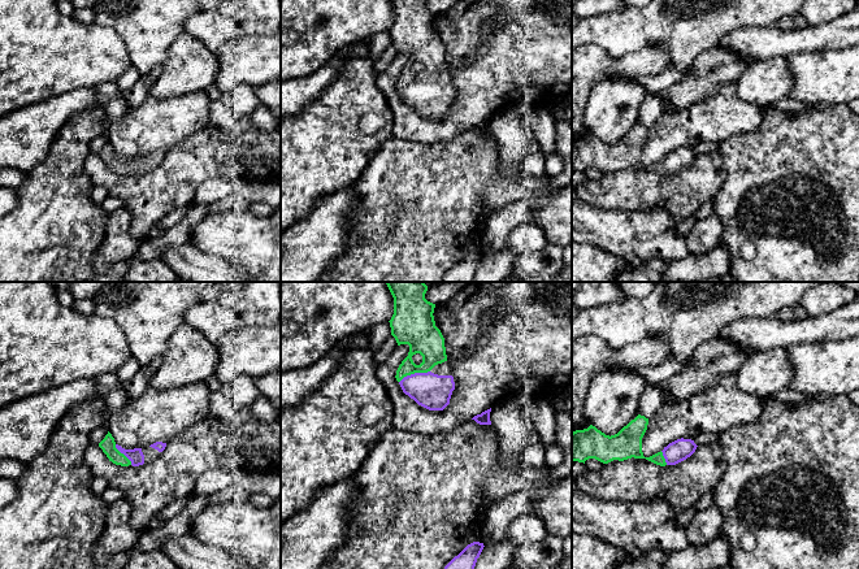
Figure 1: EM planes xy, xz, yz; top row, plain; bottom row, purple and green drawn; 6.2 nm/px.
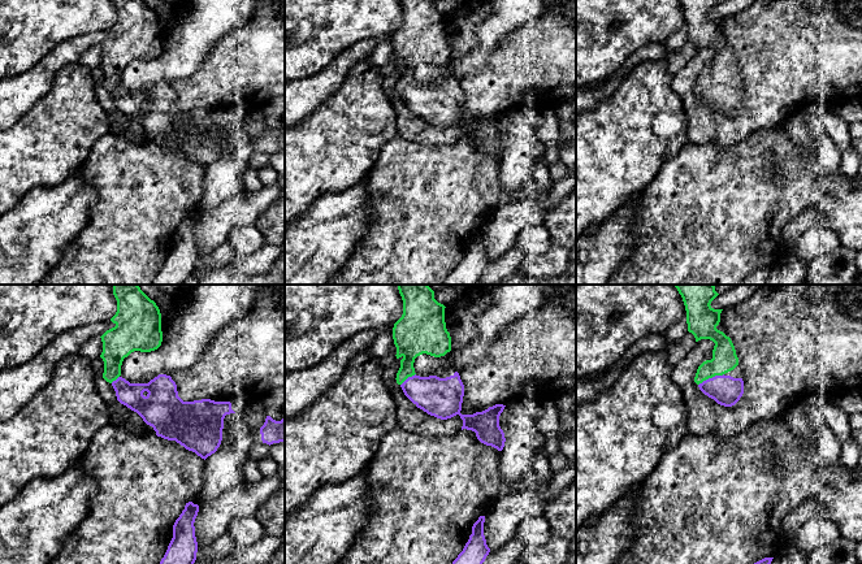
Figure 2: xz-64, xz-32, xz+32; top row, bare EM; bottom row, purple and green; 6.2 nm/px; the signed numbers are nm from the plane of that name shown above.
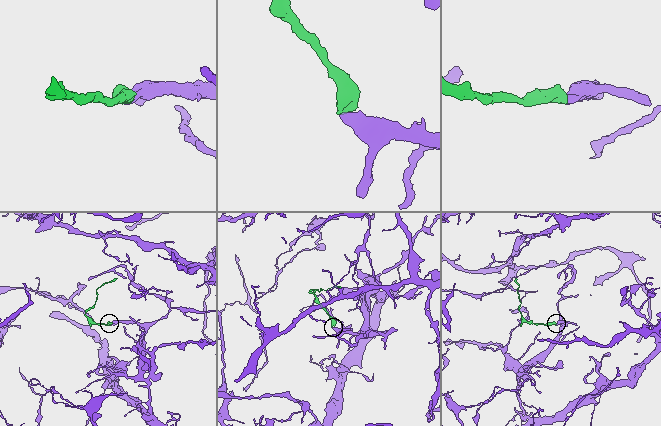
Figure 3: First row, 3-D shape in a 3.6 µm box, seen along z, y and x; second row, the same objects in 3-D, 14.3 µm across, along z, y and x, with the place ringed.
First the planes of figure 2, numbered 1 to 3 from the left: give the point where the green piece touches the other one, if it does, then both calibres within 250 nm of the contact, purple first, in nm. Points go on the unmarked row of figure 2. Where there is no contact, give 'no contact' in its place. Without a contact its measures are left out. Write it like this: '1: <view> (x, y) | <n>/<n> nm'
1: xz-64 (116, 89) | 140/200 nm
2: xz-32 (407, 87) | 240/220 nm
3: xz+32 (710, 87) | 190/160 nm

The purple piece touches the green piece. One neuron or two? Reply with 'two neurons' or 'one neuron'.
one neuron

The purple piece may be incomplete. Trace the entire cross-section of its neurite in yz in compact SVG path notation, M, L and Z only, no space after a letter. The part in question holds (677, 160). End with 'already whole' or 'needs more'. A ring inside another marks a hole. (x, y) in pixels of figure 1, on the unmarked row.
M638 123L615 144L606 144L595 135L572 142L572 170L583 171L595 168L603 173L613 169L646 168L656 174L676 174L690 166L697 153L691 148L677 148L664 156L663 160L645 166L642 147L647 139L648 127Z | needs more

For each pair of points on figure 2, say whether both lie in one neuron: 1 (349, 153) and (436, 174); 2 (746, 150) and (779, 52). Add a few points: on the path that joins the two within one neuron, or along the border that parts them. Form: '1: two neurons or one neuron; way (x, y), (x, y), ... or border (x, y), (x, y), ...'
1: two neurons; border (395, 137), (382, 147), (377, 160), (363, 178)
2: two neurons; border (780, 122), (757, 129), (745, 138), (723, 146)

